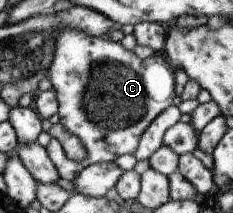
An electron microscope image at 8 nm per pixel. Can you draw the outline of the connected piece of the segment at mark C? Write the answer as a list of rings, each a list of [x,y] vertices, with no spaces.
[[[66,24],[58,30],[58,36],[53,39],[52,46],[54,46],[54,58],[50,60],[50,66],[48,66],[48,70],[46,70],[46,78],[50,84],[51,89],[54,90],[54,96],[57,102],[57,114],[60,125],[71,135],[76,136],[83,145],[84,151],[87,156],[83,158],[80,162],[68,159],[58,140],[51,139],[48,142],[48,146],[45,147],[46,155],[50,160],[52,166],[56,170],[58,177],[64,180],[68,180],[68,182],[72,182],[74,180],[76,174],[86,168],[86,166],[95,164],[95,163],[106,163],[107,161],[114,161],[118,156],[122,156],[124,154],[134,155],[134,152],[137,148],[138,140],[142,135],[142,132],[148,127],[148,124],[163,112],[168,106],[172,105],[172,100],[175,98],[174,94],[174,72],[172,68],[169,66],[167,62],[165,62],[164,58],[160,58],[158,56],[150,56],[146,58],[146,60],[140,60],[134,52],[126,50],[126,48],[122,48],[122,44],[120,42],[115,42],[110,40],[109,33],[102,34],[102,36],[86,36],[84,32],[80,32],[80,30],[74,30],[74,28],[68,28]]]

